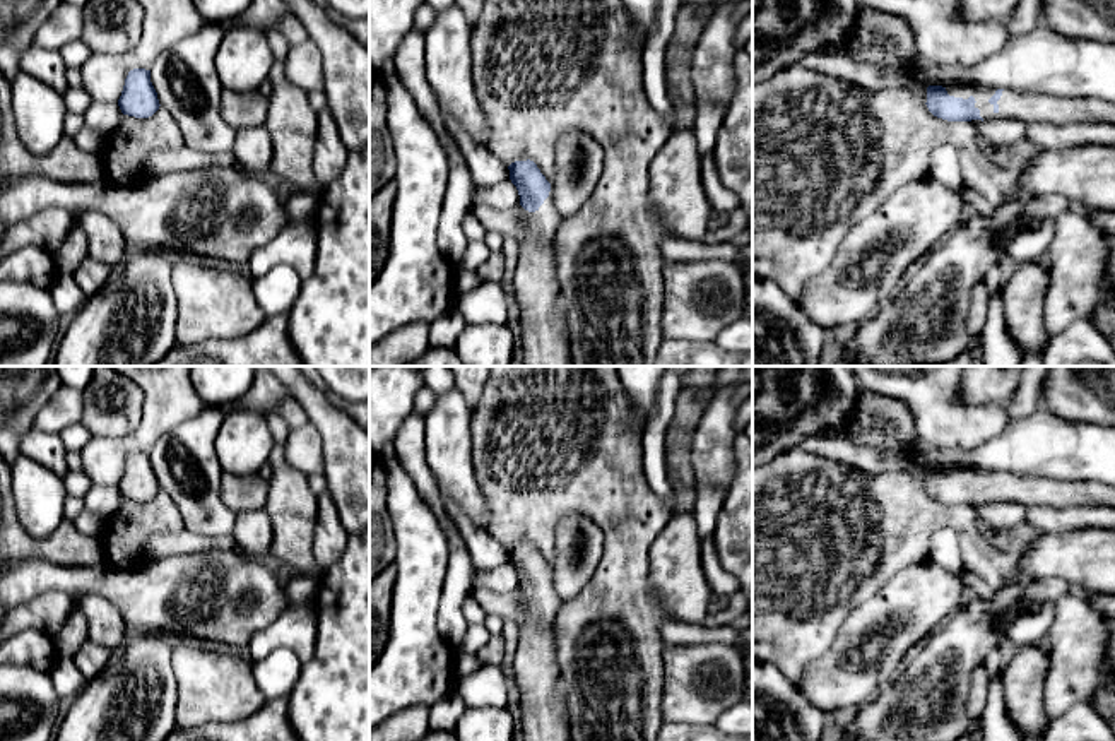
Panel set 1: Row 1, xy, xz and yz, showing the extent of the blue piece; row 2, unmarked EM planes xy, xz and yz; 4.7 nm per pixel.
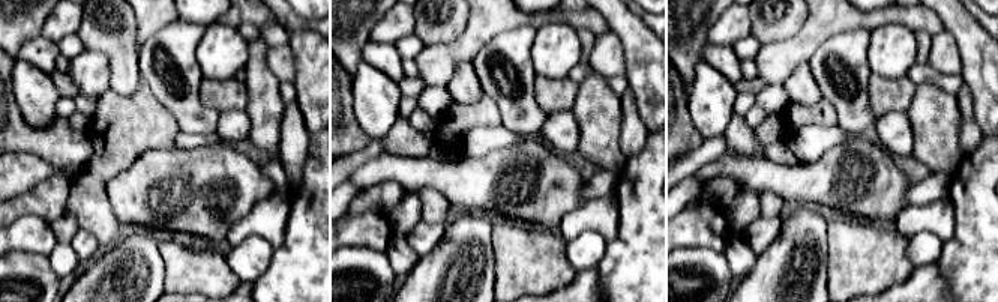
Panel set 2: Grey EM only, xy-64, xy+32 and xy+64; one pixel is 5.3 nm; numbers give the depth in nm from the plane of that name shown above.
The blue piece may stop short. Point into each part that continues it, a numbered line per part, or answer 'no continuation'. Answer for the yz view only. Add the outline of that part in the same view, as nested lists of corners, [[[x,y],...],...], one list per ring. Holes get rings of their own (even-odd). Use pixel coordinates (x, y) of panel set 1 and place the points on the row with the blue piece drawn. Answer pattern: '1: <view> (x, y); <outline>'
1: yz (879, 52); [[[860,2],[855,27],[847,34],[845,41],[833,51],[805,55],[797,67],[831,75],[870,91],[913,91],[925,104],[927,89],[913,82],[917,53],[918,48],[913,29],[905,19]]]
2: yz (1026, 106); [[[947,86],[949,96],[968,99],[975,98],[975,108],[983,120],[1012,118],[1026,125],[1048,122],[1057,125],[1067,123],[1112,123],[1115,125],[1115,103],[1098,98],[1062,98],[1035,92],[1002,91],[997,101],[999,111],[988,99],[995,94],[994,87]]]

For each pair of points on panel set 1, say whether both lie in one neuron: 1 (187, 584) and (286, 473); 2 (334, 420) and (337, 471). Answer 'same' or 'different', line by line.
1: different
2: same

